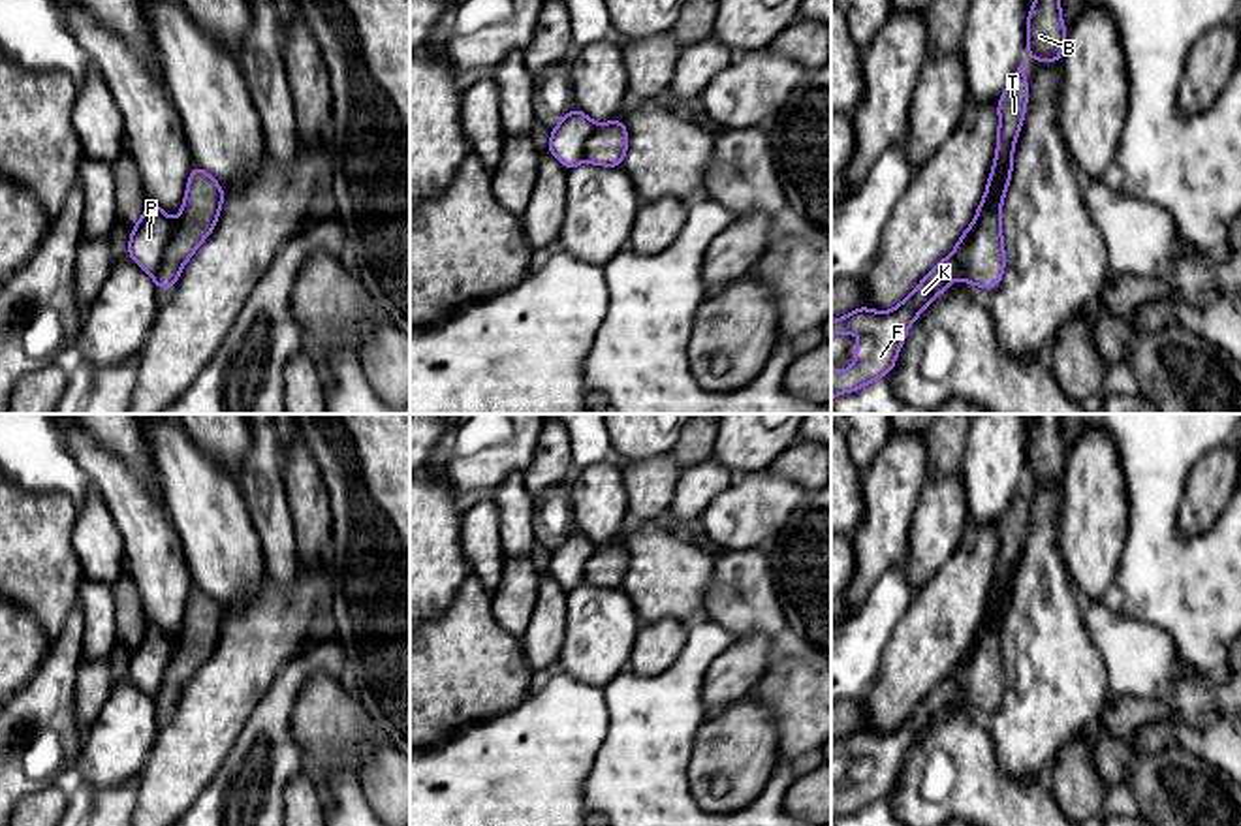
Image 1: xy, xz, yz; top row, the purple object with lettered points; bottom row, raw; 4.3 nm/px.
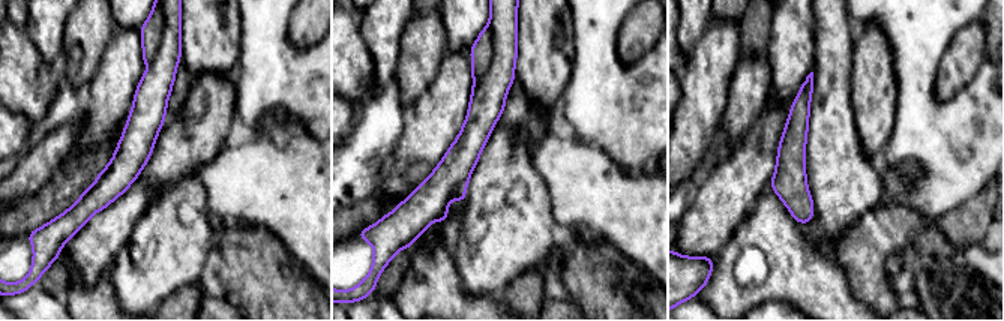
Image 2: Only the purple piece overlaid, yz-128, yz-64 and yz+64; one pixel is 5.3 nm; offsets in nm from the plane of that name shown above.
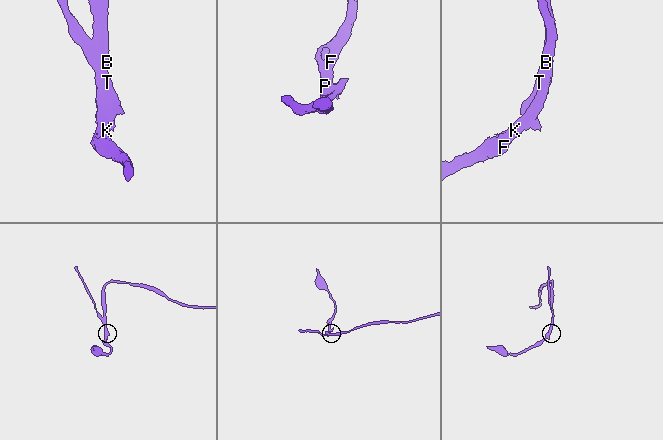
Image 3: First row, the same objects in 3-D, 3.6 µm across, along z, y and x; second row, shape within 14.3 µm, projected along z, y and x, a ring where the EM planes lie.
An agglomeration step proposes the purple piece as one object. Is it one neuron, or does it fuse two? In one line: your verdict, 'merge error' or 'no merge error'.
merge error

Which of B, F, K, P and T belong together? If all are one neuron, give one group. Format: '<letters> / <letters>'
B F K P / T

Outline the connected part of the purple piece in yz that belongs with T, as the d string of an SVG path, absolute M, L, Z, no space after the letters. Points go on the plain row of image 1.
M1025 484L1012 497L1008 510L1002 514L998 531L997 576L985 608L985 617L978 627L978 645L966 668L965 704L968 707L983 707L997 711L1004 694L1006 675L1000 649L1000 630L991 627L997 612L997 600L1004 581L1012 574L1013 559L1023 548L1029 521L1029 506Z

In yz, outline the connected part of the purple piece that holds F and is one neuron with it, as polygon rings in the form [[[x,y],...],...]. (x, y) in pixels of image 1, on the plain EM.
[[[978,640],[957,660],[955,672],[938,683],[895,730],[878,734],[857,728],[850,736],[831,743],[831,758],[859,755],[861,764],[852,771],[856,786],[846,792],[831,790],[831,822],[835,817],[861,811],[880,798],[888,798],[904,764],[912,743],[933,724],[953,702],[965,698],[966,668]]]

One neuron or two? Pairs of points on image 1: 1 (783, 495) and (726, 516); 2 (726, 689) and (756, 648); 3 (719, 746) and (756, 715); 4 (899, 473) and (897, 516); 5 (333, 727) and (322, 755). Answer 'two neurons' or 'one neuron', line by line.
1: one neuron
2: one neuron
3: one neuron
4: one neuron
5: one neuron

